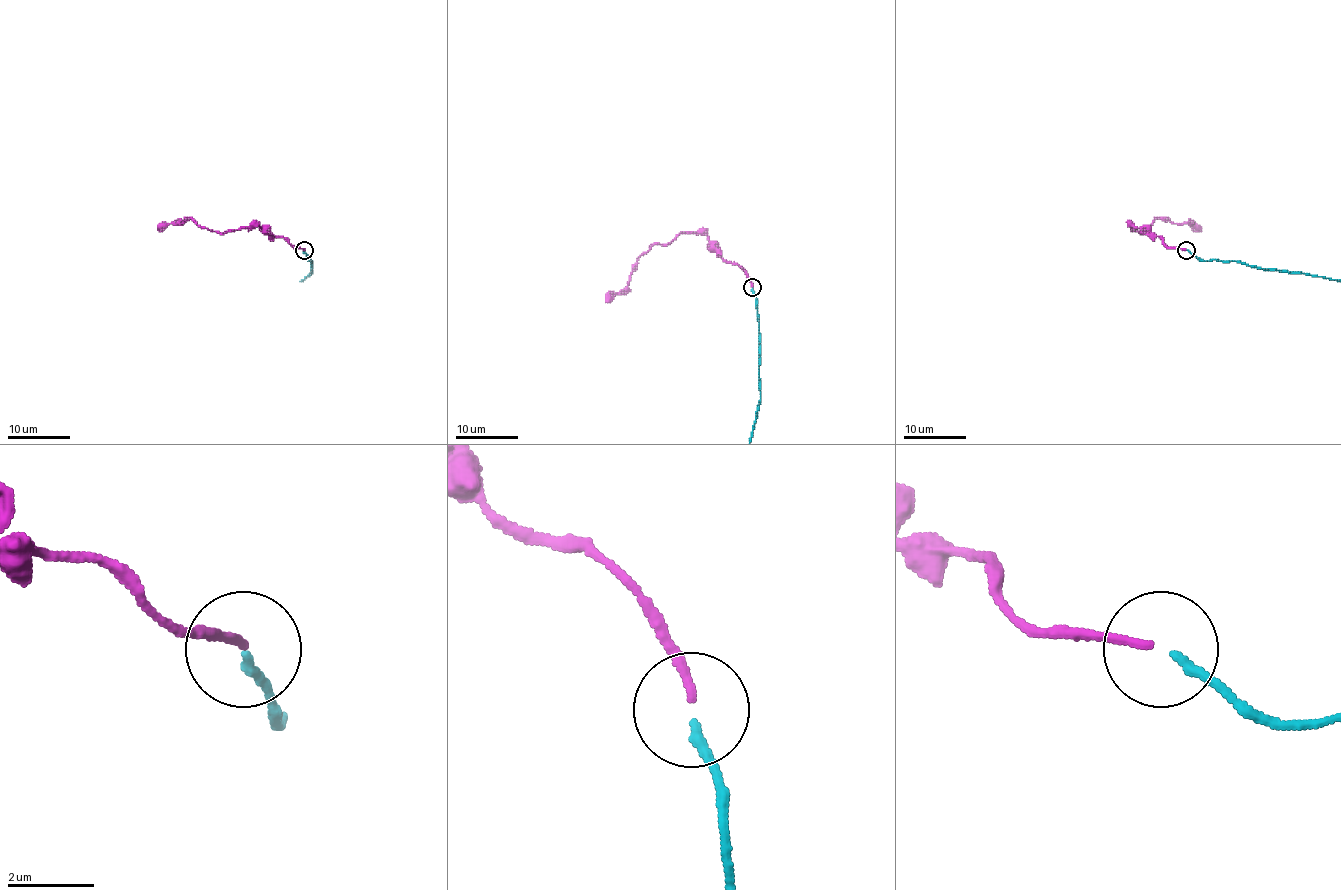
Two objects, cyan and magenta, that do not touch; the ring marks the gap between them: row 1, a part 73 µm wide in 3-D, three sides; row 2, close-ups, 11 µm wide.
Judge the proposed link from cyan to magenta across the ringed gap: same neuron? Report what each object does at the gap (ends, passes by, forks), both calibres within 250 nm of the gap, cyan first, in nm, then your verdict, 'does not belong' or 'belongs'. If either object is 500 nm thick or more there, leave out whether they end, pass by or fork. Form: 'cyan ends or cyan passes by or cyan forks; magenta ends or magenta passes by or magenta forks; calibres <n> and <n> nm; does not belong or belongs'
cyan ends; magenta ends; calibres 240 and 190 nm; belongs

